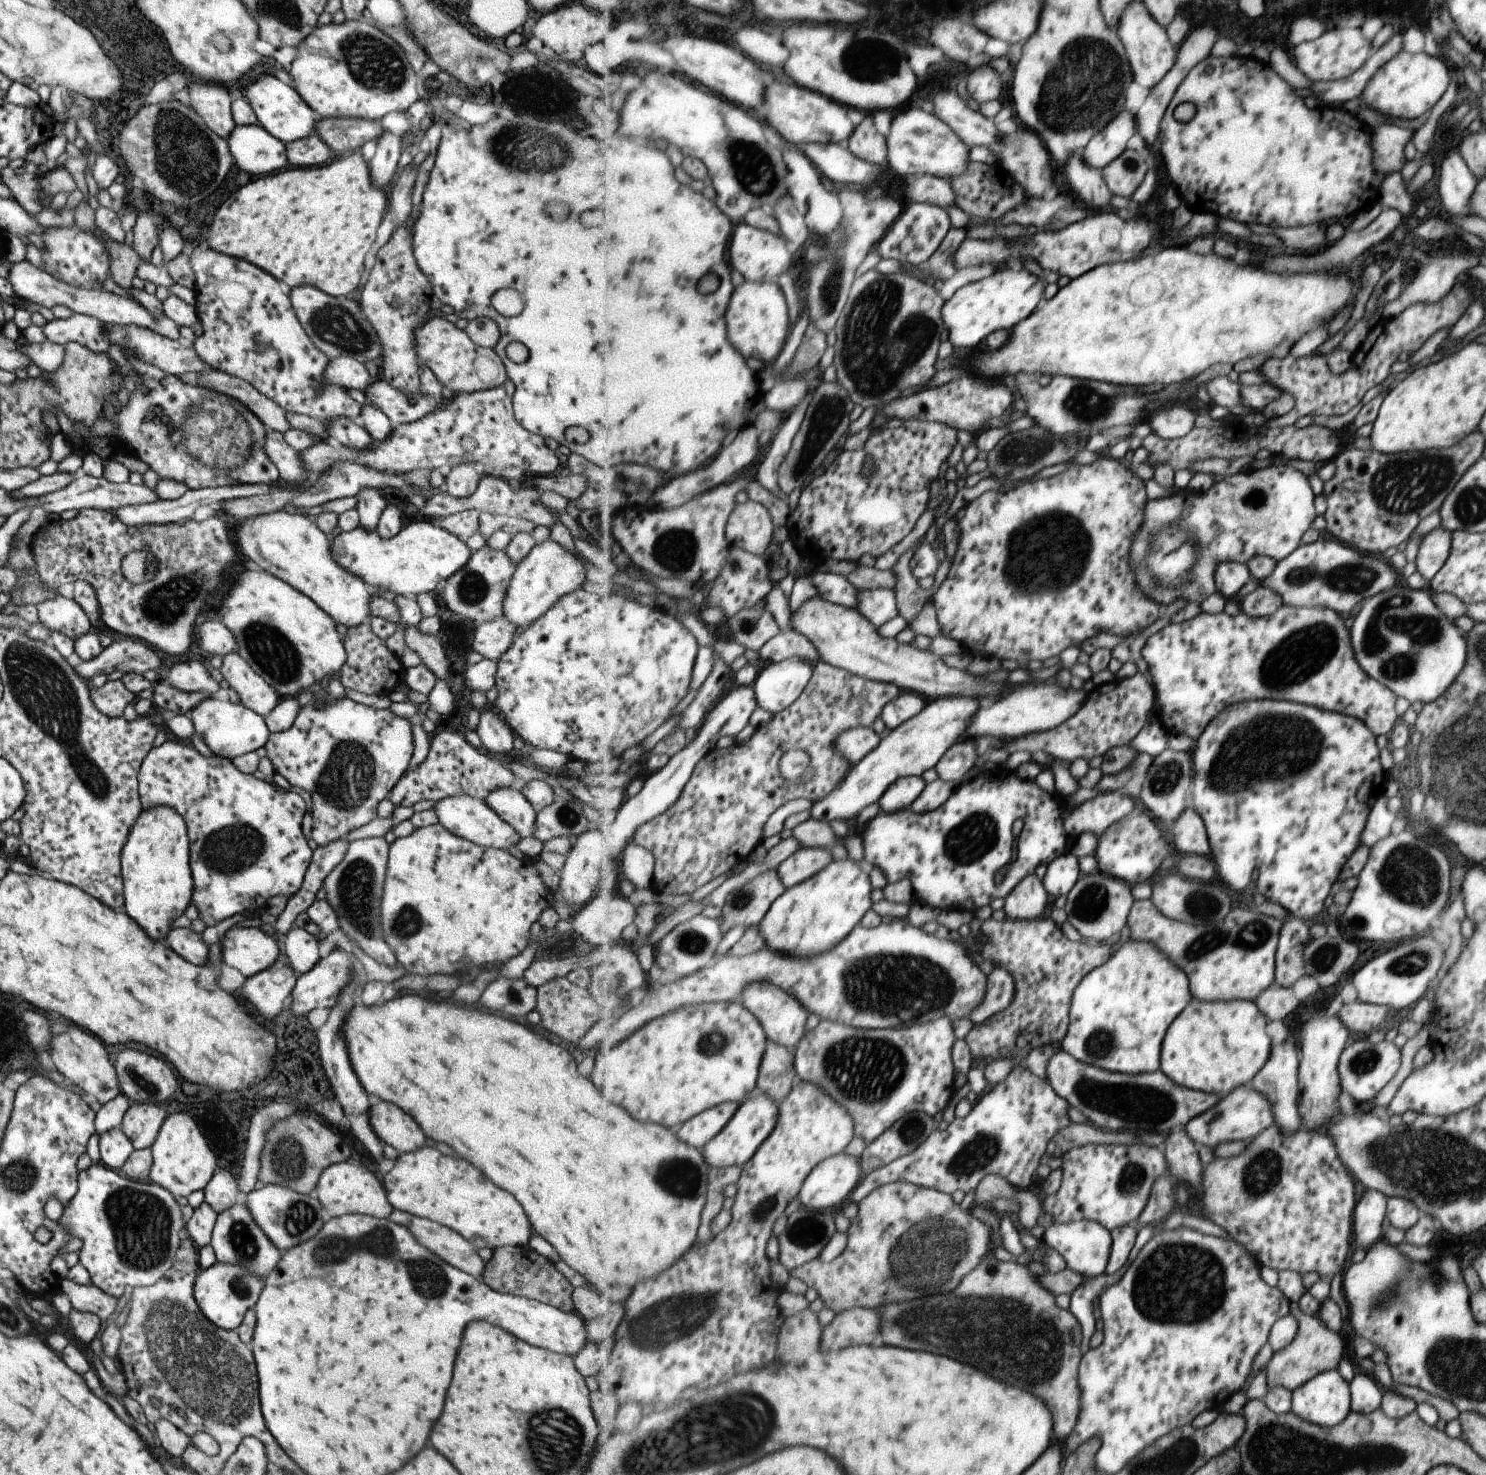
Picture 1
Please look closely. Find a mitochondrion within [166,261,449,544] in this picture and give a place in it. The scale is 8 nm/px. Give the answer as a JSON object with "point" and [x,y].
{"point":[213,436]}

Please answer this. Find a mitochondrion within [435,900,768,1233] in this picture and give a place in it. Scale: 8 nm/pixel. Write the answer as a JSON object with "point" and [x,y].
{"point":[680,1177]}

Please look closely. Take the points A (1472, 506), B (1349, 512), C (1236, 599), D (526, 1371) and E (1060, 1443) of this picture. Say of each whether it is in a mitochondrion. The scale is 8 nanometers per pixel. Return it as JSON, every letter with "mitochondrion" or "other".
{"A":"mitochondrion","B":"other","C":"other","D":"other","E":"other"}

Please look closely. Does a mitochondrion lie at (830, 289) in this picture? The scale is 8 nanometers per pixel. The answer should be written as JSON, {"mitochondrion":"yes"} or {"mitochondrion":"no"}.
{"mitochondrion":"yes"}

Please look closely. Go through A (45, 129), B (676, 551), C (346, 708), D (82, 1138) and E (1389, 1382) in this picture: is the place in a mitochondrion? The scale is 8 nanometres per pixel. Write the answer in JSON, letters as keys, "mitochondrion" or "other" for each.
{"A":"other","B":"mitochondrion","C":"other","D":"other","E":"other"}

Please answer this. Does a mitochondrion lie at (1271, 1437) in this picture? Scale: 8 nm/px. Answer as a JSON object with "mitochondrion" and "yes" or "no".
{"mitochondrion":"yes"}

